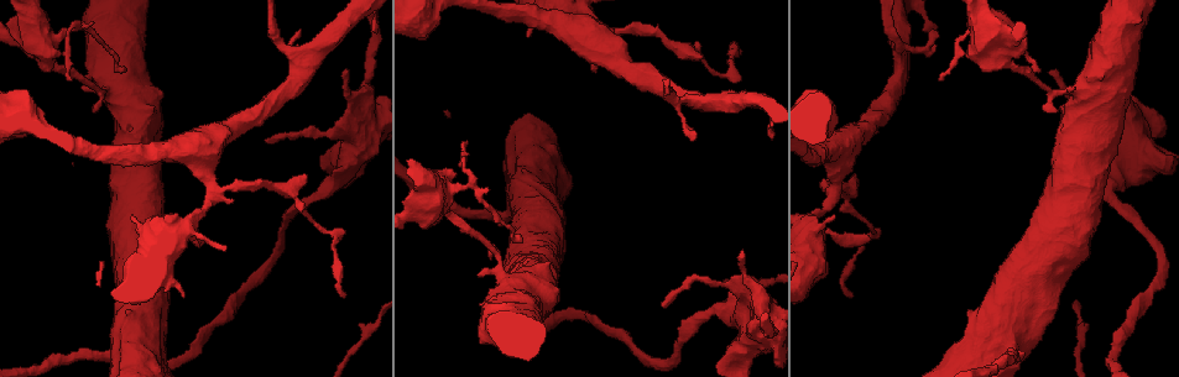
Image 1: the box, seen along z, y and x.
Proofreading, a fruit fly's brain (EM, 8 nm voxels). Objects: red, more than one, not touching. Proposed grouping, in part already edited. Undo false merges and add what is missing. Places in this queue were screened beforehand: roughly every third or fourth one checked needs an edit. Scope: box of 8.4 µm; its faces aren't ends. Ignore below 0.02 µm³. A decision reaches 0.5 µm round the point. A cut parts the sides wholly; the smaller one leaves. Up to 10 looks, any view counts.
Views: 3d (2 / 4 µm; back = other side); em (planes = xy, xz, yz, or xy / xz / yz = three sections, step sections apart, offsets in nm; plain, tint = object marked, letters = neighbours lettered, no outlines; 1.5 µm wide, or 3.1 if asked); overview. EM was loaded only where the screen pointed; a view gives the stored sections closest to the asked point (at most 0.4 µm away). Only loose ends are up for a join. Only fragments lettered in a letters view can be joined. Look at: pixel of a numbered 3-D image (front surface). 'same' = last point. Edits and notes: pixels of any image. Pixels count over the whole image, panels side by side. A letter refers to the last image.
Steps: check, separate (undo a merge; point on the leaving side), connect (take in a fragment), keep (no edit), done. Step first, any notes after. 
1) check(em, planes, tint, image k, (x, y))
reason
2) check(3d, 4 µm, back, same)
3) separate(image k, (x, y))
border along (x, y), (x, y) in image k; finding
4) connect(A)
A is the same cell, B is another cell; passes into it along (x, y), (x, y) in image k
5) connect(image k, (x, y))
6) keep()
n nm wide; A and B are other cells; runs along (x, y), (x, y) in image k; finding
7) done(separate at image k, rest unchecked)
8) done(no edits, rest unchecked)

check(3d, 4 µm, image 1, (825, 213))
three-way junction

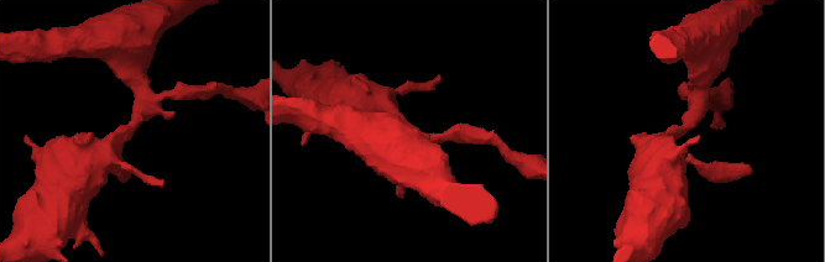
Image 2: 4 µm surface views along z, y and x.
check(em, planes, letters, image 2, (685, 131))

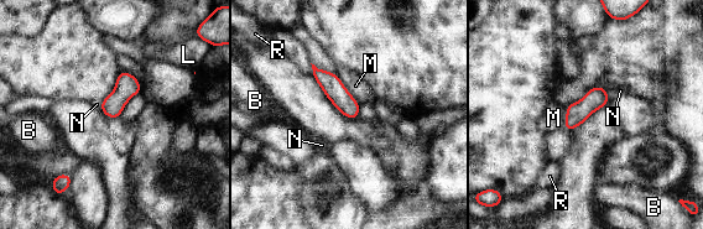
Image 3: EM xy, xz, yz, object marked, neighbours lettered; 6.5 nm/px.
keep()
140 nm wide; B, L, M, N and R are other cells; one neuron here

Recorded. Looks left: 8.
check(em, yz, step 4, tint, image 1, (938, 33))
tapers out

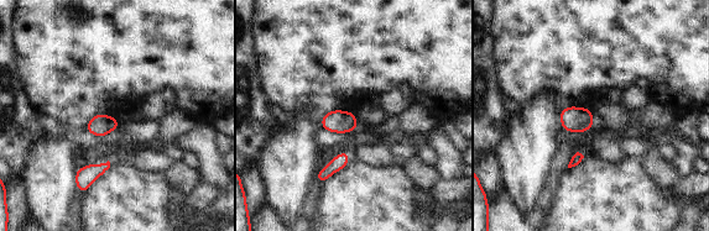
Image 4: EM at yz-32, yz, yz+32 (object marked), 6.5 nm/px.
check(em, yz, step 4, letters, same)

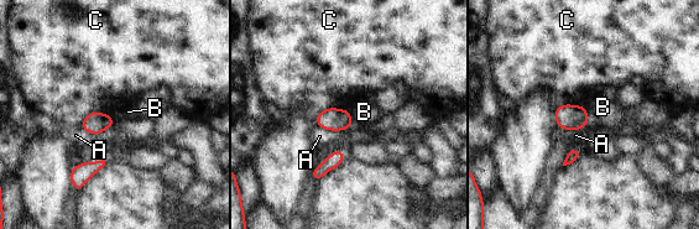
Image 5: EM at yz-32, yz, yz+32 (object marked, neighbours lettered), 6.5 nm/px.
keep()
A, B and C are other cells; border along (349, 110), (353, 124) in image 5; none of them fits

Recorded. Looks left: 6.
check(em, planes, letters, image 1, (265, 139))
end of a long branch

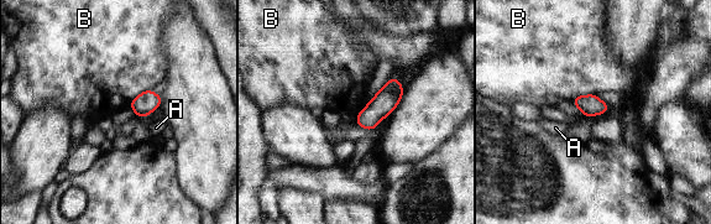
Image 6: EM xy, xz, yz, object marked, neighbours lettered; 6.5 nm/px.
keep()
90 nm wide; A and B are other cells; border along (151, 88), (139, 93), (129, 107) in image 6; no lettered fragment goes on from it

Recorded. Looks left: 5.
check(3d, 2 µm, image 1, (466, 140))

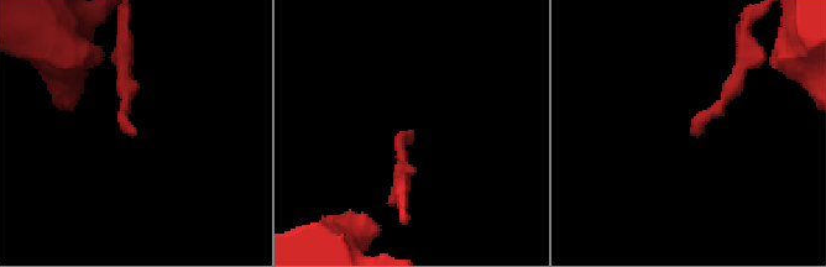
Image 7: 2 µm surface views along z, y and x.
check(em, planes, letters, image 7, (412, 131))
shape alone is not enough

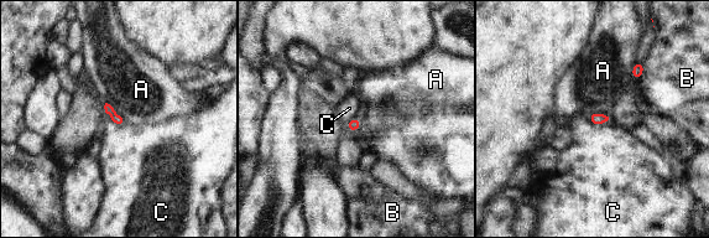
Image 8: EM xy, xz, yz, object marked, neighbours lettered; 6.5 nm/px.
keep()
A, B and C are other cells; border along (105, 102), (123, 120) in image 8; no lettered fragment goes on from it

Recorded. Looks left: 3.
done(no edits, rest unchecked)

